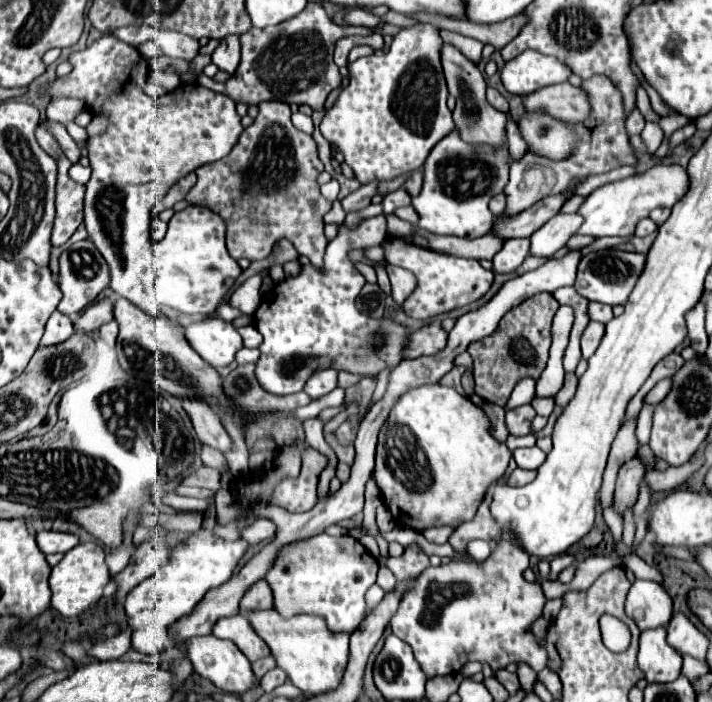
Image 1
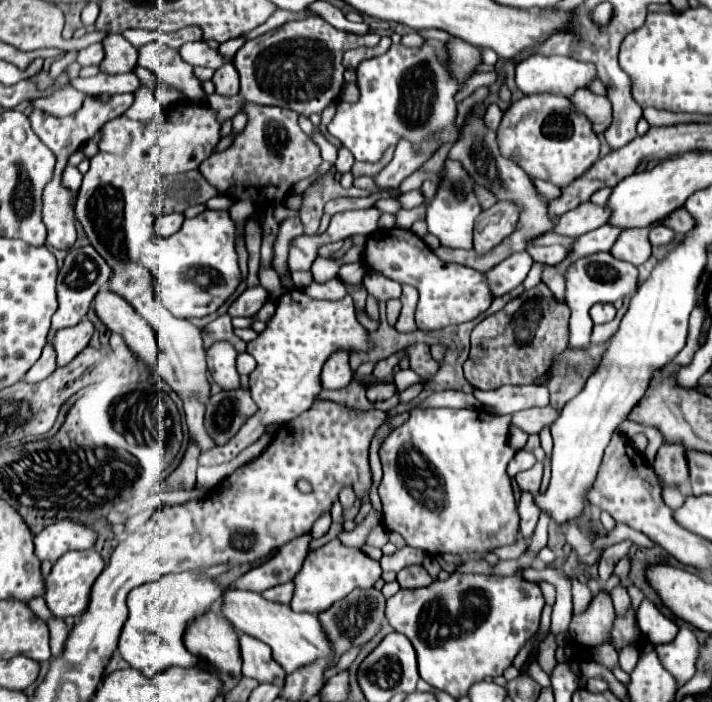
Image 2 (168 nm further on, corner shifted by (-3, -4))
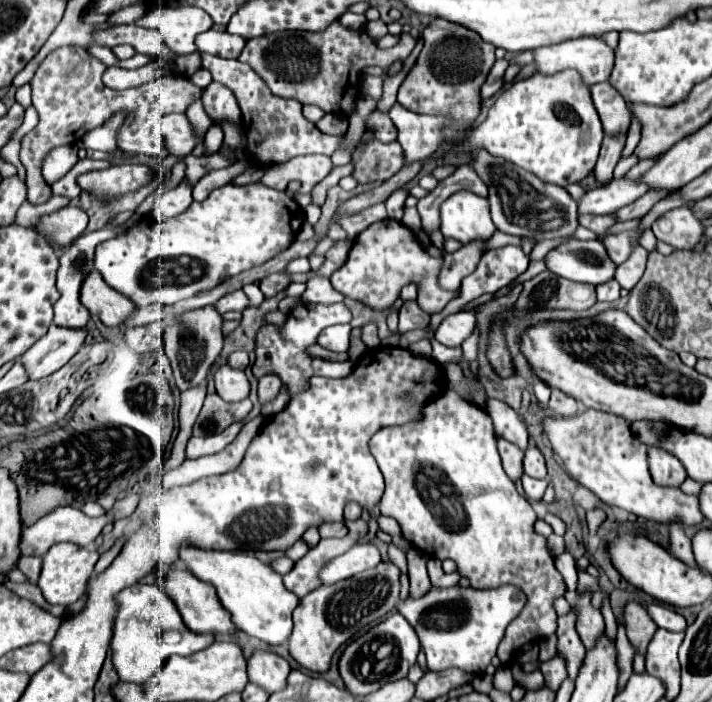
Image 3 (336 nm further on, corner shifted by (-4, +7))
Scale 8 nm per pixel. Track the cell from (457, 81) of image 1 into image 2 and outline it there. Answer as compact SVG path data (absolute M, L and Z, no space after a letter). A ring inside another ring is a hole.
M470 113L466 123L462 125L462 137L452 145L452 149L448 151L446 159L456 159L462 163L462 167L468 171L468 175L474 179L476 185L486 187L498 201L512 201L520 207L520 219L516 225L516 231L512 231L512 235L508 235L498 247L494 247L490 253L486 255L476 255L474 251L464 251L464 249L448 249L448 247L438 247L434 253L442 259L442 261L450 261L450 263L460 263L460 265L468 265L476 271L488 271L490 267L498 265L500 261L504 261L508 255L516 253L516 251L524 251L528 247L530 241L538 239L540 235L552 231L554 227L554 219L548 215L548 203L540 197L540 193L536 191L532 179L512 161L504 159L500 155L498 143L496 143L496 131L486 129L484 121L476 117L476 113Z

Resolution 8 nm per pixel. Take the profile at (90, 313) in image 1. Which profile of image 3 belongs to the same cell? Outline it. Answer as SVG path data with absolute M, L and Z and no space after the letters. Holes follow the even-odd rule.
M51 324L49 332L37 340L25 356L21 356L21 362L29 372L29 380L39 380L59 370L73 354L77 354L85 338L87 328L61 328Z

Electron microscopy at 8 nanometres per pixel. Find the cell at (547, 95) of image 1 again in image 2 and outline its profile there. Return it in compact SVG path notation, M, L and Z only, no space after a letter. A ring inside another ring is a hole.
M578 89L570 101L592 121L592 127L598 135L604 133L612 123L612 105L608 103L608 97L594 95L590 89Z

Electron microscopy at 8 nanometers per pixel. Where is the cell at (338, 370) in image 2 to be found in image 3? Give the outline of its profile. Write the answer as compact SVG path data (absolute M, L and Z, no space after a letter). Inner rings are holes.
M349 324L329 326L321 332L317 344L321 344L323 348L327 348L331 352L347 352L349 350L349 336L351 336L351 326Z

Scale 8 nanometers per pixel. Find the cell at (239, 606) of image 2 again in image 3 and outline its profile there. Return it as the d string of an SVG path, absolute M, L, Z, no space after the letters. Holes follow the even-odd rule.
M185 548L181 552L181 560L185 566L203 582L215 586L221 604L231 612L233 624L271 646L281 646L289 640L293 628L293 610L299 604L299 598L289 592L277 572L273 572L267 564L253 558L250 552L239 550L195 550Z

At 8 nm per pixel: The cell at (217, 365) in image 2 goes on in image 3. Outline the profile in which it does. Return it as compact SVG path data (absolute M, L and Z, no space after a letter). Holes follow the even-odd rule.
M219 364L215 370L215 390L223 400L237 402L249 396L249 380L243 370Z

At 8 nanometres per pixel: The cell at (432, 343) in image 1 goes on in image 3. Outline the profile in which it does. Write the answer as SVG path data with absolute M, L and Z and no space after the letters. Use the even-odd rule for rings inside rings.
M383 220L373 222L367 230L363 230L357 236L347 262L331 274L331 284L343 296L351 296L373 308L389 308L397 300L399 290L405 284L415 282L417 302L421 310L427 314L437 314L447 306L447 302L459 296L459 290L441 288L439 284L441 268L443 258L433 258L419 242L413 230L405 228L405 224L397 220Z

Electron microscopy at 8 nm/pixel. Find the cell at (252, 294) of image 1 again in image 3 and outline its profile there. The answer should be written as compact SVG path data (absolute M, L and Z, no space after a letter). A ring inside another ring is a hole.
M235 290L235 292L231 292L231 294L225 294L219 302L215 302L215 308L217 308L221 314L225 314L225 312L229 312L229 310L239 310L239 312L243 312L245 308L249 308L249 298L247 298L247 294L245 294L243 290Z

